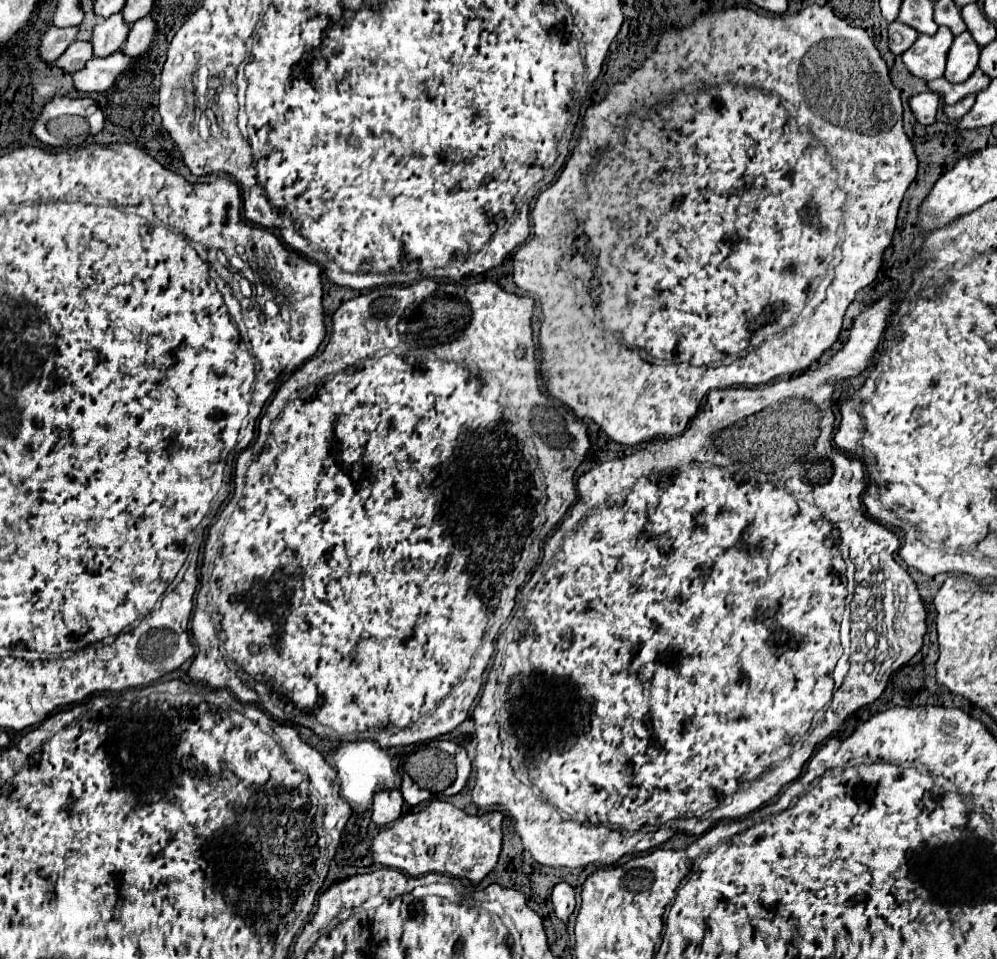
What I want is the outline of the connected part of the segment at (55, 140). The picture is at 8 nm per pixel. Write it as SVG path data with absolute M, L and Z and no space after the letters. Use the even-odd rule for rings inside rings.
M53 97L45 103L41 113L37 115L31 133L45 145L59 147L59 145L83 145L87 137L95 137L103 129L105 115L99 105L91 97L71 99L71 97ZM85 121L85 123L83 123Z

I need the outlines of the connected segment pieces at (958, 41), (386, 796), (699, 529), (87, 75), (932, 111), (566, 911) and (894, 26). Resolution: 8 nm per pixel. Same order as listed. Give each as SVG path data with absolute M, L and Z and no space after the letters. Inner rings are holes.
M969 31L957 35L949 49L945 79L951 83L965 81L977 69L979 53L981 53L981 47L975 43Z
M399 789L375 793L375 797L373 797L373 817L371 819L377 825L389 825L401 815L401 807L403 807L403 797L401 797Z
M889 293L885 299L881 299L879 303L875 303L871 309L863 311L863 313L855 319L855 323L853 323L853 327L851 327L849 341L843 345L843 349L841 349L839 353L835 353L829 361L825 361L823 365L819 365L817 369L813 369L813 371L805 371L805 373L795 375L795 377L789 377L789 379L779 379L779 381L767 383L767 385L757 387L757 389L745 389L745 387L739 387L739 389L719 389L719 391L711 391L711 393L707 395L705 405L703 405L703 407L699 409L699 413L691 419L689 427L687 427L681 435L655 439L655 441L651 441L645 449L641 449L639 453L633 453L633 455L623 457L623 459L615 459L615 461L607 461L607 463L595 465L593 469L589 469L587 473L583 473L583 475L577 479L577 501L575 501L575 505L571 507L569 517L565 517L565 519L559 523L559 527L557 527L557 529L545 539L545 545L543 545L543 559L541 559L541 563L537 565L537 569L533 572L529 582L521 590L521 601L519 601L519 605L517 605L519 609L515 609L513 617L503 625L503 629L501 629L501 633L499 633L499 637L497 637L497 641L495 641L495 659L493 659L493 667L491 667L489 677L487 677L487 683L485 683L485 687L483 687L483 695L481 695L479 707L475 707L475 713L473 713L473 717L475 717L475 725L477 725L477 739L479 739L479 743L477 743L477 757L475 757L475 769L477 769L477 775L475 775L475 787L473 787L473 791L471 791L473 801L475 801L479 807L491 807L491 805L501 805L501 807L505 807L505 809L513 815L513 819L517 821L517 827L515 827L515 829L517 829L517 833L521 835L523 847L533 855L533 859L535 859L537 863L541 863L541 865L549 865L549 867L567 867L567 869L587 867L587 865L593 865L593 863L595 863L595 865L599 865L599 863L601 863L601 865L613 865L613 863L617 863L623 855L643 853L643 851L653 849L653 843L655 843L655 841L659 841L659 843L665 841L665 839L661 837L661 831L657 831L657 833L640 831L643 828L643 825L655 825L657 827L664 825L664 827L661 828L667 829L667 839L669 839L675 831L673 831L673 829L669 831L669 827L665 826L667 821L689 819L689 821L693 821L693 833L695 833L695 835L701 835L701 833L697 833L697 825L699 825L699 817L701 817L701 815L703 815L703 831L709 829L711 825L715 825L715 823L721 821L721 819L727 819L727 817L729 817L729 819L737 819L737 817L749 815L751 811L755 811L755 809L761 807L763 803L771 801L771 799L779 793L779 789L781 789L783 785L787 785L789 781L793 781L793 779L799 775L795 765L799 765L799 769L803 769L805 761L813 755L813 751L815 751L815 747L817 747L819 743L823 743L827 737L833 737L833 735L837 735L837 733L843 731L845 721L847 721L847 717L849 717L851 713L855 713L858 709L862 708L863 705L869 705L869 703L873 703L877 697L881 697L883 689L887 687L887 681L889 681L891 673L895 673L901 665L905 665L905 663L907 663L907 661L909 661L909 659L921 649L921 645L923 645L923 637L925 637L925 633L927 633L927 623L925 623L927 613L925 613L925 607L923 607L923 603L921 603L921 597L919 597L919 593L917 593L917 587L915 587L913 579L911 579L909 573L907 573L901 565L897 565L897 561L895 561L895 552L900 548L899 538L894 532L881 525L881 523L867 519L867 511L863 509L863 503L859 501L859 495L863 495L863 491L865 491L865 471L863 471L863 463L859 463L859 459L851 459L849 455L845 455L845 453L843 453L841 449L837 449L837 447L833 445L833 441L831 441L833 421L835 421L833 411L831 411L831 395L833 395L833 389L835 389L837 381L841 381L841 379L849 379L849 377L859 375L861 371L865 371L865 367L867 367L867 363L869 363L873 351L875 351L877 345L879 345L879 339L881 339L883 331L885 331L885 325L887 325L887 317L889 317L889 311L891 311L891 305L893 305L893 299L895 299L895 295ZM737 435L749 435L749 453L747 453L747 439L741 439L741 437L737 437ZM787 491L793 493L793 495L797 495L797 497L801 497L801 501L799 501L799 499L797 499L797 501L787 501ZM846 559L850 562L853 561L853 565L855 565L854 571L852 569L846 570L846 574L849 574L848 583L847 577L845 577ZM850 602L851 619L853 619L853 625L851 625L851 627L853 627L853 629L851 629L851 631L853 631L853 653L851 653L851 657L849 655L848 660L851 661L851 669L849 669L849 667L837 668L839 660L842 657L845 657L840 640L840 626L842 616L844 619L850 620ZM869 623L877 623L877 625L875 625L875 637L877 637L877 639L875 639L875 645L873 645L873 647L867 647L867 645L865 645L867 629L871 629ZM797 741L799 741L799 745L801 745L801 743L805 745L805 747L803 747L803 749L805 749L805 755L803 755L803 751L799 751L799 745L795 745ZM789 753L791 753L791 761L793 761L795 765L783 765L781 759L785 759ZM517 767L523 767L523 769L525 769L525 775L529 773L531 785L535 785L535 787L541 791L541 797L531 789L531 785L525 785L525 783L521 783L521 781L515 777ZM615 829L619 829L623 833L633 832L633 835L627 837L627 835L621 835L621 833L615 831Z
M121 51L97 59L93 57L91 61L87 61L87 65L81 71L73 73L73 85L77 91L83 93L97 93L97 91L107 91L117 75L125 73L129 67L133 67L133 59L129 59L127 55L123 55Z
M931 91L911 97L911 109L913 109L913 113L921 125L935 123L937 105L939 105L939 95L931 93Z
M567 883L555 885L553 895L551 895L551 901L553 901L553 907L555 907L555 915L563 923L567 923L567 919L571 917L573 909L575 909L575 893L573 893L573 887L567 885Z
M895 21L889 25L889 49L895 55L901 55L905 49L909 49L917 41L917 37L919 37L919 33L905 23Z

